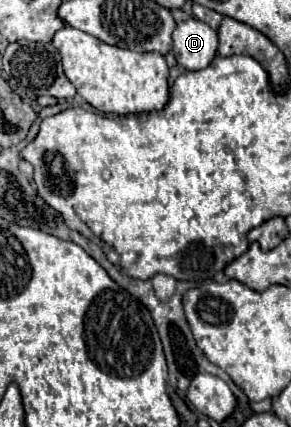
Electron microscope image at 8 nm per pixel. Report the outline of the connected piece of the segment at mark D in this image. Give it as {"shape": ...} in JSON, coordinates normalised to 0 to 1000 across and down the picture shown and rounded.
{"shape":[[[694,47],[619,52],[591,80],[591,117],[639,164],[708,159],[749,117],[749,80]]]}

